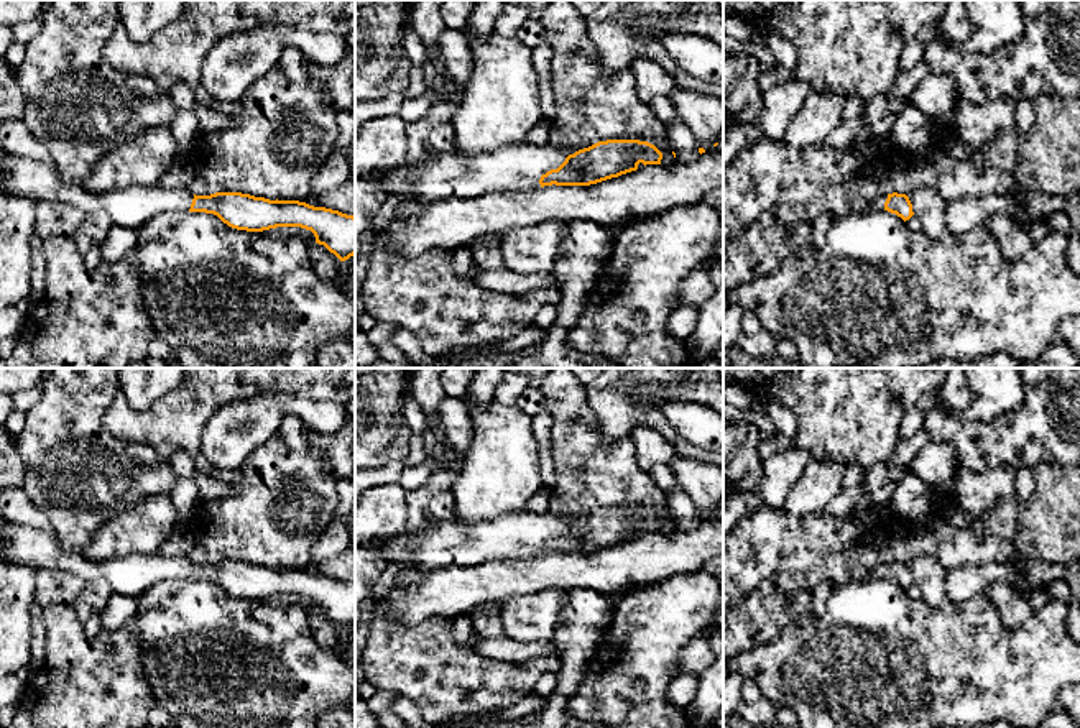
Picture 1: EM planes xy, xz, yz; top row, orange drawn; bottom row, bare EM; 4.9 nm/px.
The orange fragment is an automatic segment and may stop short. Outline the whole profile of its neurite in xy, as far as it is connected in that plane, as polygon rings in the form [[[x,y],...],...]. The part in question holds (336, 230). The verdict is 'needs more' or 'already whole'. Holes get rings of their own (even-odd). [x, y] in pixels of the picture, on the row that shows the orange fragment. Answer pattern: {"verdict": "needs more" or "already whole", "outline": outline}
{"verdict": "needs more", "outline": [[[3,154],[0,159],[0,189],[36,202],[41,199],[59,200],[87,215],[102,212],[113,225],[135,232],[163,212],[214,214],[228,227],[247,232],[301,227],[311,230],[316,243],[324,245],[340,261],[355,255],[353,215],[299,200],[270,200],[242,192],[196,196],[191,189],[171,191],[161,186],[133,186],[92,194],[81,184],[64,182],[54,164],[15,154]]]}

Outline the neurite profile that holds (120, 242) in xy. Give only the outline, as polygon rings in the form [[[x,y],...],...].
[[[112,225],[105,242],[100,247],[105,261],[113,263],[125,260],[136,248],[136,232]]]

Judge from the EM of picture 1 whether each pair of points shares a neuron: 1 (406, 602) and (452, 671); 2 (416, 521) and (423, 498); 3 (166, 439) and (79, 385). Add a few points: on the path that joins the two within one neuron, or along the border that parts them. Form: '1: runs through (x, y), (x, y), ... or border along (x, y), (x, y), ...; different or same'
1: border along (452, 617), (431, 617), (408, 626), (393, 622); different
2: runs through (420, 516), (423, 503); same
3: border along (119, 391), (106, 410), (102, 424), (125, 439); different

